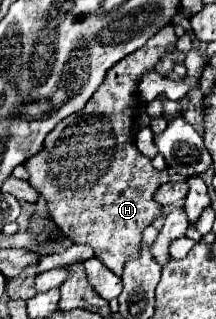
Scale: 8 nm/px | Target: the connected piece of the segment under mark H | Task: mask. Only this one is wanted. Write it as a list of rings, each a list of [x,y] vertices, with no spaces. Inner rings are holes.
[[[169,24],[149,38],[143,48],[117,62],[85,104],[85,110],[57,124],[45,138],[45,150],[23,164],[29,172],[29,184],[47,202],[47,210],[61,232],[73,244],[91,246],[95,258],[117,276],[121,276],[125,260],[139,254],[143,228],[161,214],[161,206],[153,202],[153,192],[169,182],[169,172],[155,170],[151,160],[137,150],[133,128],[145,110],[135,90],[141,78],[167,54],[171,54],[173,64],[185,62],[185,52],[177,50],[175,42],[177,36]]]

